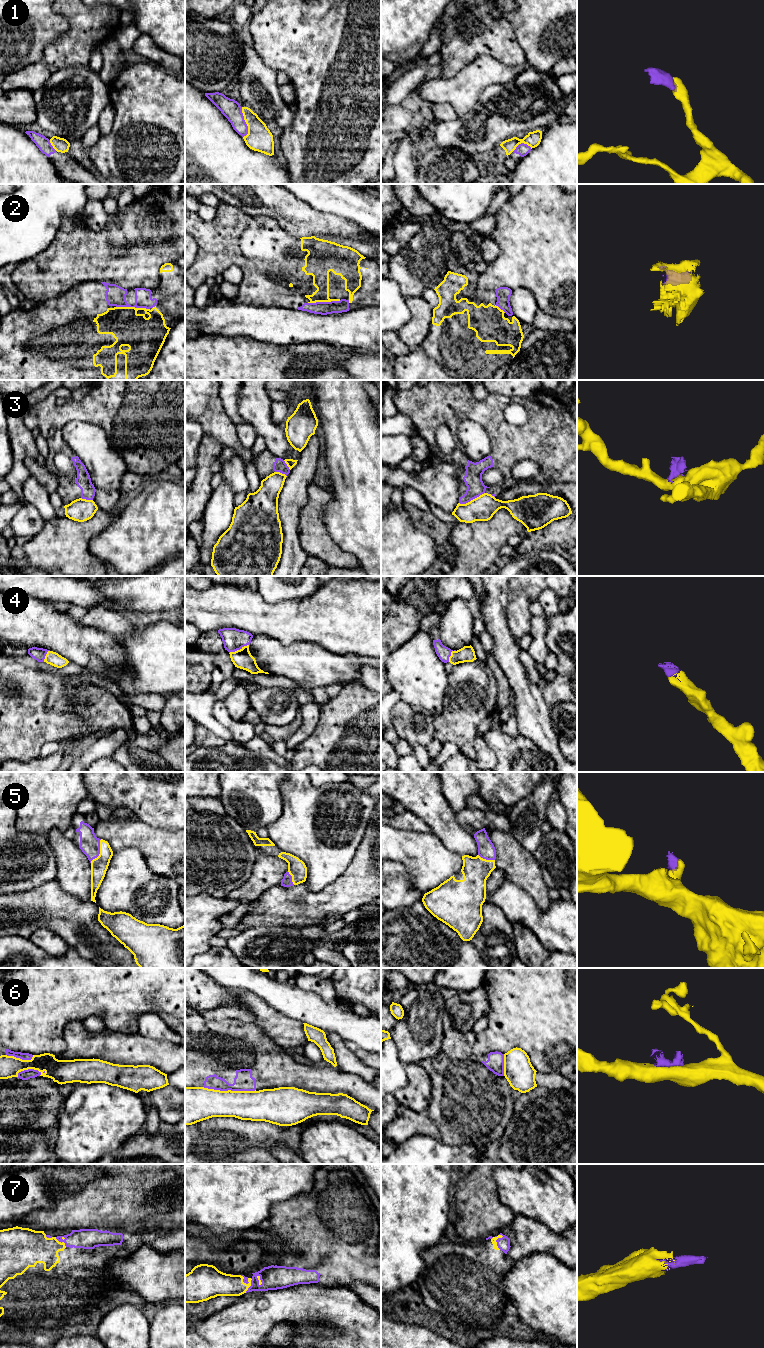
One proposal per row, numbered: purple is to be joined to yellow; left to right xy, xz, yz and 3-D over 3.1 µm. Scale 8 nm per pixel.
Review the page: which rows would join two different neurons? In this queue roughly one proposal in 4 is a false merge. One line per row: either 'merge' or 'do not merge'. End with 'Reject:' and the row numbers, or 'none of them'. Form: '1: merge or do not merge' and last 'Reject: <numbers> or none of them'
1: do not merge
2: merge
3: do not merge
4: merge
5: merge
6: do not merge
7: merge
Reject: 1, 3, 6

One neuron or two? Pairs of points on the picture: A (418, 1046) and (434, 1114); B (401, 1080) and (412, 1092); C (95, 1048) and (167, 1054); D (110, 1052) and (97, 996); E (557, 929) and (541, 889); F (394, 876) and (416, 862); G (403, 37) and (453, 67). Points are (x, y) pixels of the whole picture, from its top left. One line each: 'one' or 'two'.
A: two
B: two
C: one
D: two
E: two
F: two
G: two

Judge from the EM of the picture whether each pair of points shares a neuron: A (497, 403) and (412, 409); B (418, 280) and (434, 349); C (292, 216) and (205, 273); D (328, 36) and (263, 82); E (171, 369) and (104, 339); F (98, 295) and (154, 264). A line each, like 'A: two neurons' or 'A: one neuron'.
A: one neuron
B: two neurons
C: two neurons
D: two neurons
E: two neurons
F: two neurons

